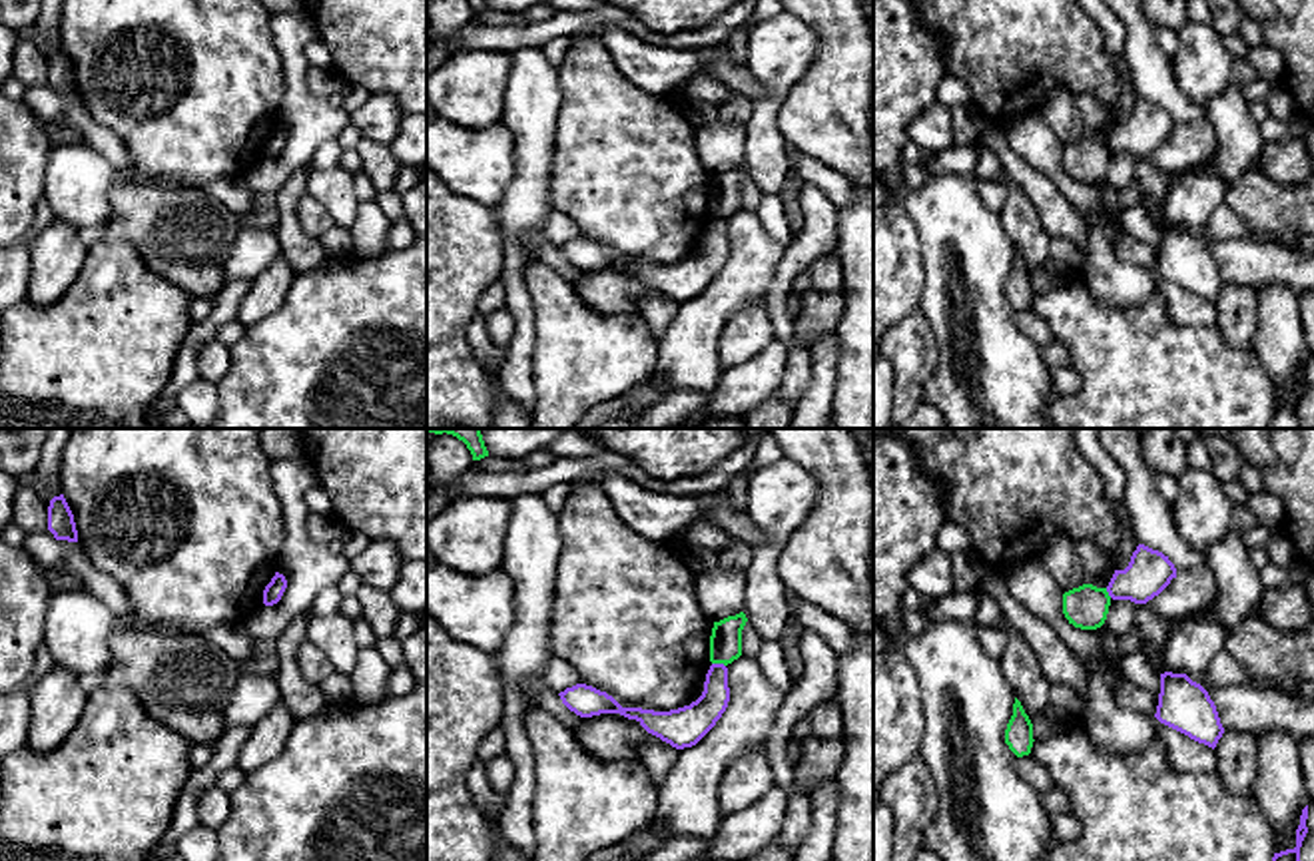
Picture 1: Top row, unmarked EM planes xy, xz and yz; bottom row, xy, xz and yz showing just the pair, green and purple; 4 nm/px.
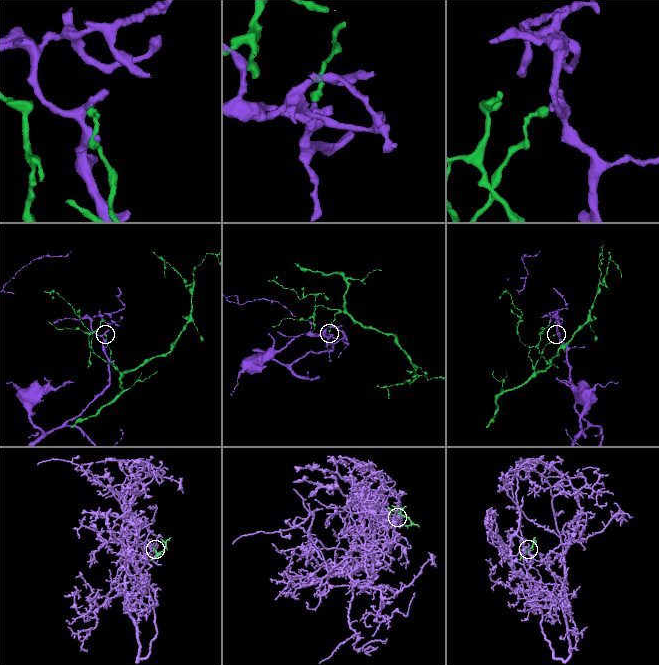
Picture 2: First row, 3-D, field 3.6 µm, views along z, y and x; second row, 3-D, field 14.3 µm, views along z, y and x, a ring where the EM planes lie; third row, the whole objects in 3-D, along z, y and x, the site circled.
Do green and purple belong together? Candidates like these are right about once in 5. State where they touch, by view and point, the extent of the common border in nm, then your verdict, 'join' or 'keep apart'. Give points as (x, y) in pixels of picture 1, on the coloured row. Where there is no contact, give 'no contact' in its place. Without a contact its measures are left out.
contact xz (718, 662); length 60 nm; keep apart

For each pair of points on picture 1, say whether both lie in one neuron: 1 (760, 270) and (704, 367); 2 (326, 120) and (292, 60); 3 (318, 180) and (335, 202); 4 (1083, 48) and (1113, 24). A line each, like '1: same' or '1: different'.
1: same
2: same
3: same
4: different

